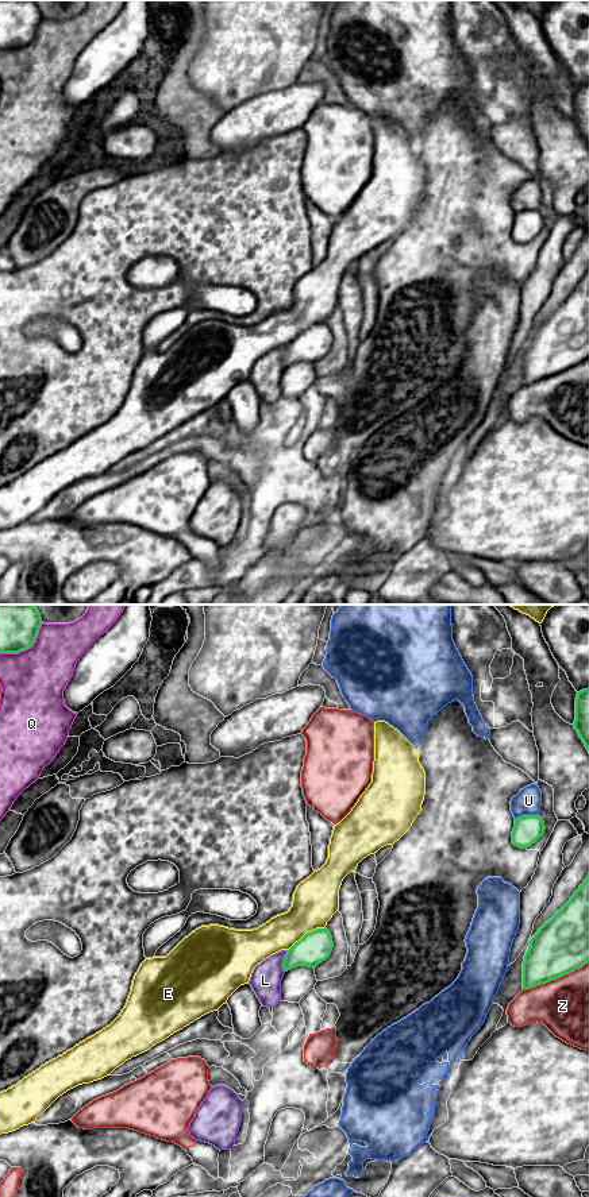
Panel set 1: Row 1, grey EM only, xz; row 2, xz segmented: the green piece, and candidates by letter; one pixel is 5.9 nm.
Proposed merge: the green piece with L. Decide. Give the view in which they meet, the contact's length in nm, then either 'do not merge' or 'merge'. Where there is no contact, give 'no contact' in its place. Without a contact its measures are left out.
xz | 140 nm | do not merge

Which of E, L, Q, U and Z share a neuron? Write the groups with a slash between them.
E / L U / Q / Z

